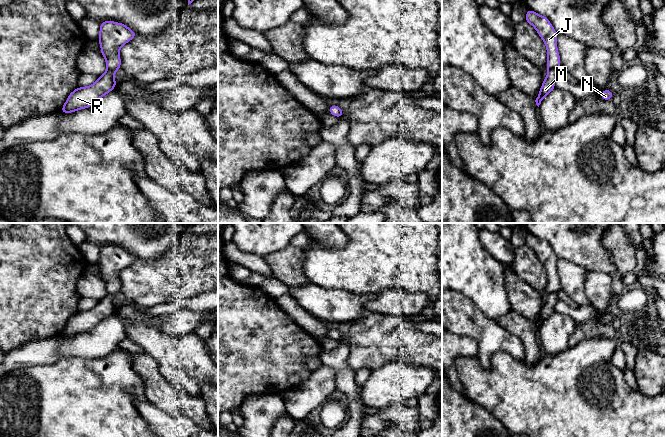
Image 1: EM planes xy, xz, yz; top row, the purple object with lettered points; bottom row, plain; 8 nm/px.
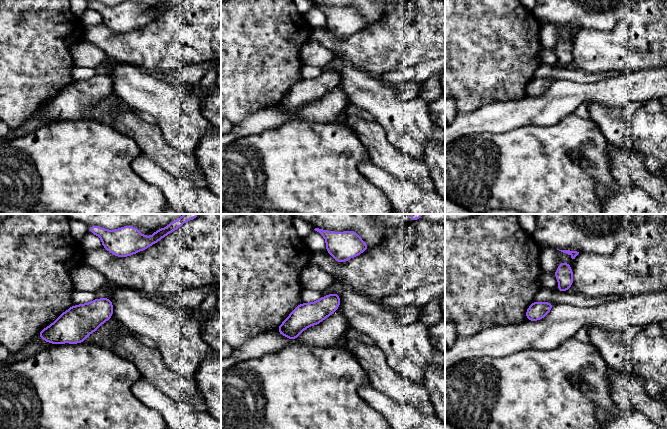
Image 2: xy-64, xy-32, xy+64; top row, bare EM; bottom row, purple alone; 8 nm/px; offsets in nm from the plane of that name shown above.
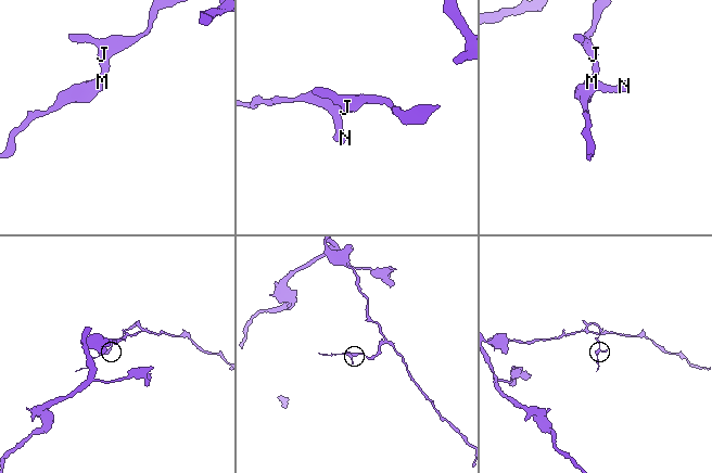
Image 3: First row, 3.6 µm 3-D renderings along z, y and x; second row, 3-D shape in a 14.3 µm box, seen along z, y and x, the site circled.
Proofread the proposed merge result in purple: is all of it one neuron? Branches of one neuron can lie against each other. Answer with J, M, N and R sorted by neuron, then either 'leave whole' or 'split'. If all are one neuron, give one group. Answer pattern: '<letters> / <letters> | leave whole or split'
J M N R | leave whole

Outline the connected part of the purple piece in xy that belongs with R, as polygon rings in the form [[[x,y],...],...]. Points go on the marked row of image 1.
[[[103,21],[100,24],[99,43],[101,54],[106,60],[107,71],[99,76],[97,81],[87,87],[78,87],[71,92],[59,110],[62,113],[71,113],[93,105],[98,99],[112,91],[117,82],[115,72],[121,68],[119,56],[120,48],[138,35],[123,23]]]

